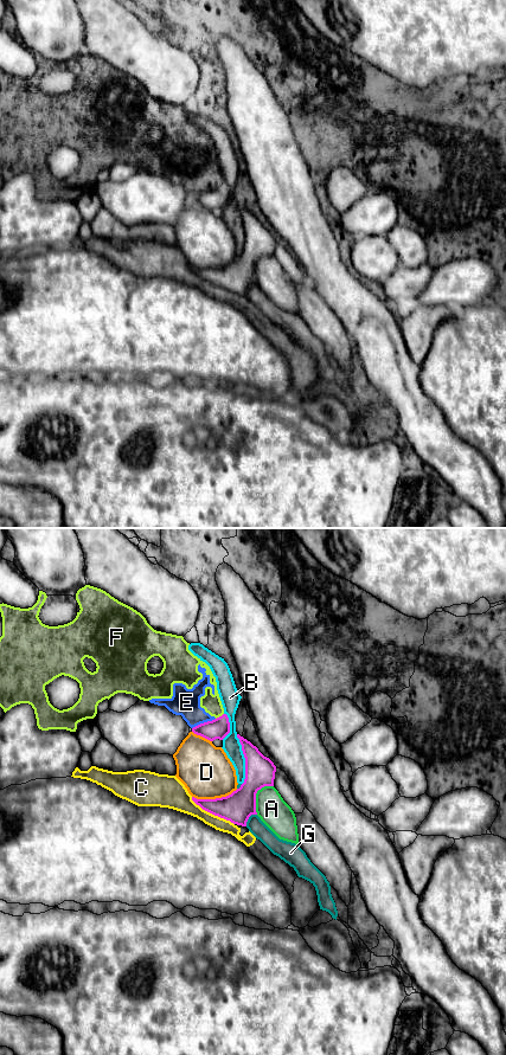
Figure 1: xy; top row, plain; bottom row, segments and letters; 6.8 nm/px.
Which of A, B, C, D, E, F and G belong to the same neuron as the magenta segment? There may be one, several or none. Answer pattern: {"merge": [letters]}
{"merge": []}

